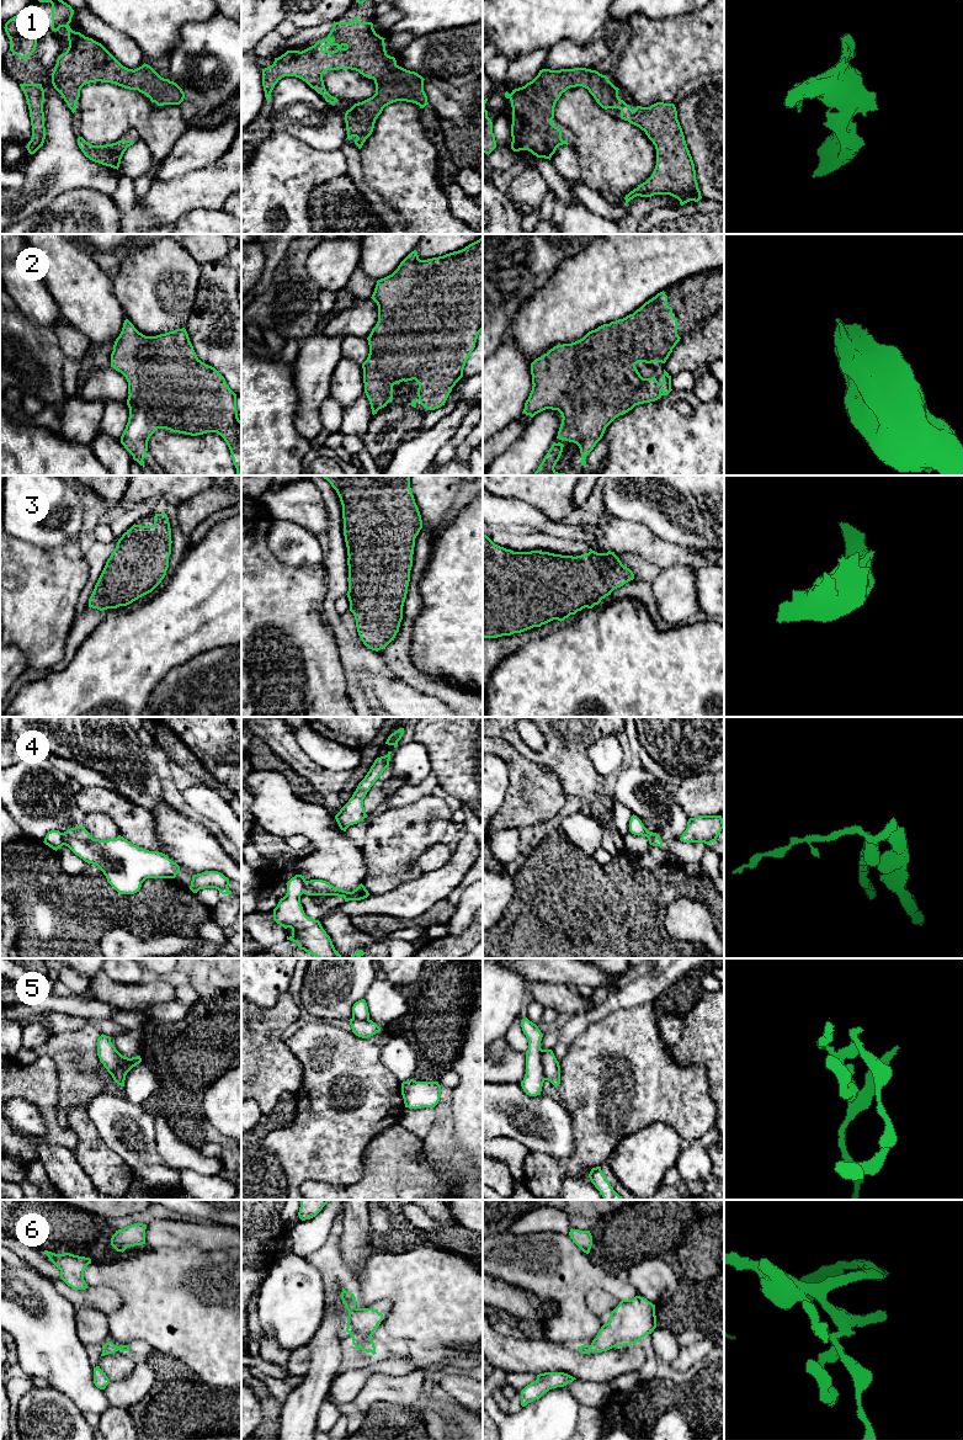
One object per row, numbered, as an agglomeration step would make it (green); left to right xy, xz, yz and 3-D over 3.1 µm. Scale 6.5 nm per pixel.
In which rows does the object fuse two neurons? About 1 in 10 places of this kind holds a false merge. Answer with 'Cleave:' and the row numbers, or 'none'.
Cleave: 4, 5

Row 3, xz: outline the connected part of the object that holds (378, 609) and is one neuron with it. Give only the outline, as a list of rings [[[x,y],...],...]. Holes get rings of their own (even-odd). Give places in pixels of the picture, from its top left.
[[[319,475],[336,490],[344,519],[347,547],[350,611],[358,636],[372,650],[381,650],[394,641],[403,620],[415,538],[422,520],[415,503],[410,475]]]

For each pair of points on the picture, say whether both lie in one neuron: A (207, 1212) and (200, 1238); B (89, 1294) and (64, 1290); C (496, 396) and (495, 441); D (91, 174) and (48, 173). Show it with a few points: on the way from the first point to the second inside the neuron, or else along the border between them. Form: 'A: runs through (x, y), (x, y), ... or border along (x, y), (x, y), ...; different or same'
A: border along (198, 1220), (228, 1226); different
B: runs through (83, 1295), (70, 1294); same
C: border along (519, 416), (495, 434); different
D: runs through (80, 173), (59, 173); same

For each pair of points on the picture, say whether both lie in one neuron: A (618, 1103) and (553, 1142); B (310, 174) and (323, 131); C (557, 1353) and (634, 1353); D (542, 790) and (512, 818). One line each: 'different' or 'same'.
A: different
B: different
C: same
D: same

